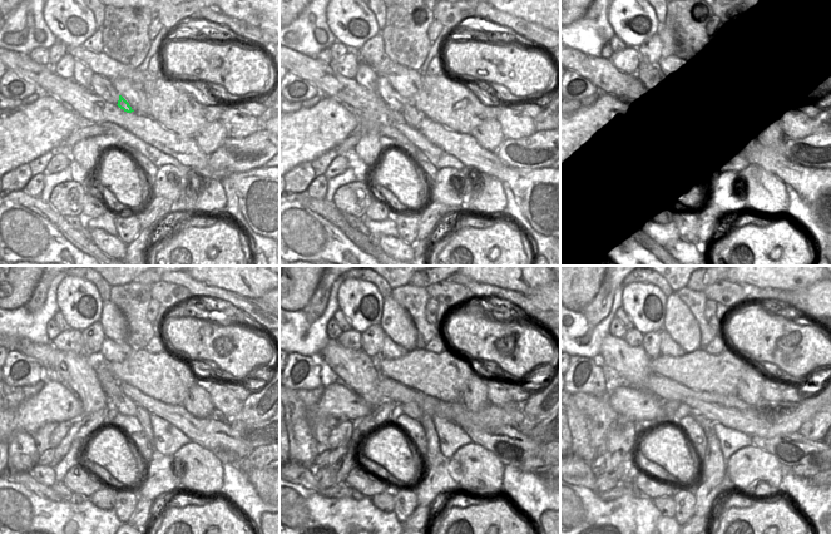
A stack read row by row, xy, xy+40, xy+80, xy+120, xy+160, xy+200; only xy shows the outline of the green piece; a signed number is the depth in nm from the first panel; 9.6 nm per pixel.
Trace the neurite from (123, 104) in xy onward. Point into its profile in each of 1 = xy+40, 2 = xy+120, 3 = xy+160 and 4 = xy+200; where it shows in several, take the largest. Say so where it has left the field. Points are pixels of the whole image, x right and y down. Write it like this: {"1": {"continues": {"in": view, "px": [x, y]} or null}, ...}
{"1": {"continues": {"in": "xy+40", "px": [412, 117]}}, "2": {"continues": {"in": "xy+120", "px": [142, 414]}}, "3": {"continues": {"in": "xy+160", "px": [434, 458]}}, "4": {"continues": {"in": "xy+200", "px": [712, 470]}}}

